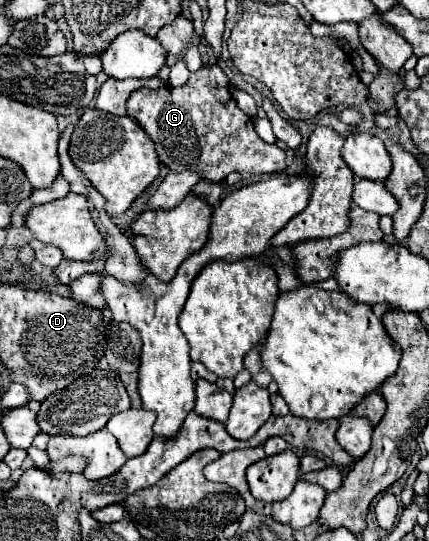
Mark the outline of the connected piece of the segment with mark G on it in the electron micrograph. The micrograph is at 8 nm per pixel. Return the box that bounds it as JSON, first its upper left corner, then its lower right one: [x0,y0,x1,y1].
[127,65,285,183]

